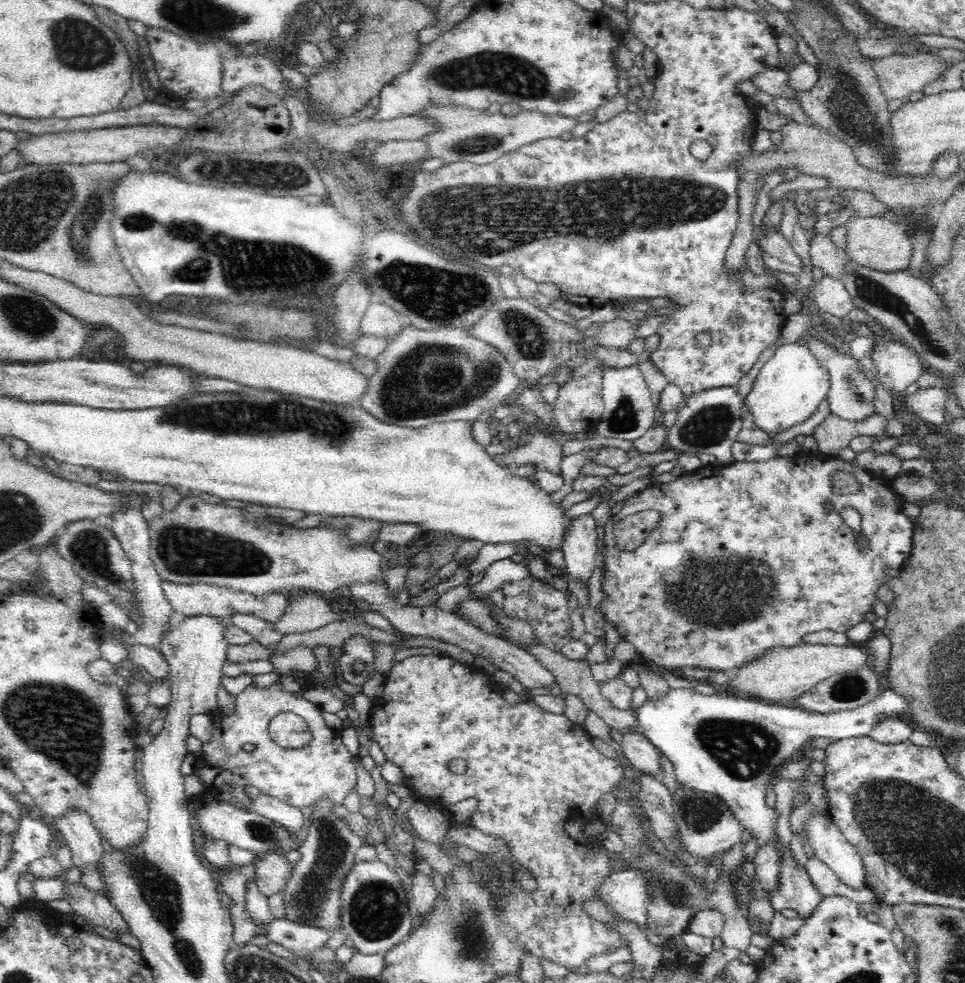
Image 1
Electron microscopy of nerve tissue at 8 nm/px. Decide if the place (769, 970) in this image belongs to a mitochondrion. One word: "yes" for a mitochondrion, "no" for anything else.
no

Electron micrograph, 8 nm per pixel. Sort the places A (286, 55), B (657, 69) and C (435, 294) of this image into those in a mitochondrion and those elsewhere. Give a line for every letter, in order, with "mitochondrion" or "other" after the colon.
A: other
B: other
C: mitochondrion

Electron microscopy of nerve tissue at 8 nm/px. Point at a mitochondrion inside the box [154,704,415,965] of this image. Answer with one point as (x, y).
(309, 901)

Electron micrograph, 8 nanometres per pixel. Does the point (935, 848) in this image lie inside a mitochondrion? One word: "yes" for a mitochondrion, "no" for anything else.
yes

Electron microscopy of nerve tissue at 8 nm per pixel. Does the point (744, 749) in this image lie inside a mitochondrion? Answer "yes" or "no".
yes

